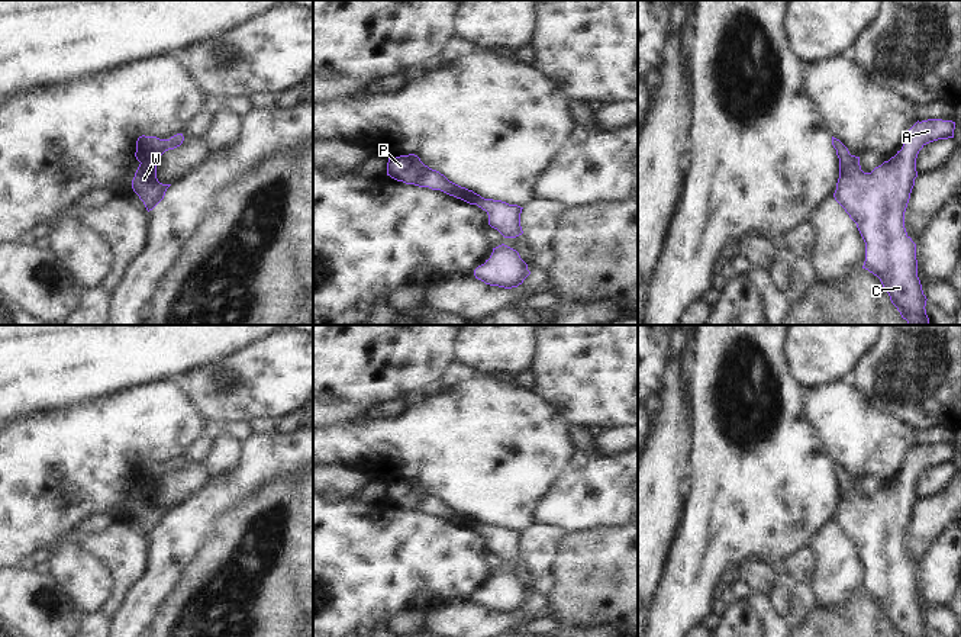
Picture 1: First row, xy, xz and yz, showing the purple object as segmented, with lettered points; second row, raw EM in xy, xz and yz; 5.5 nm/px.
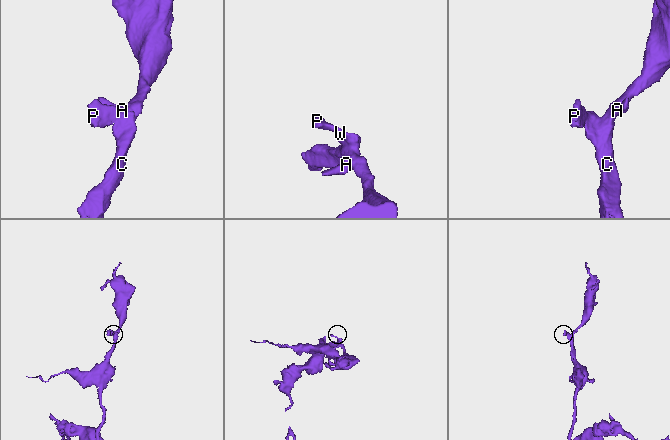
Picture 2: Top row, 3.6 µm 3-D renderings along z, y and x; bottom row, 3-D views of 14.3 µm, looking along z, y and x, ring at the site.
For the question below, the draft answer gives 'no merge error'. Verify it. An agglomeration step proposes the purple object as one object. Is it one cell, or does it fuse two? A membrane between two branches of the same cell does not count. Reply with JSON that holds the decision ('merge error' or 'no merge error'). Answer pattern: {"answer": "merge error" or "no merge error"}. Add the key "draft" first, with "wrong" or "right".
{"draft": "right", "answer": "no merge error"}

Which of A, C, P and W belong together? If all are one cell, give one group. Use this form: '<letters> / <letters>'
A C P W

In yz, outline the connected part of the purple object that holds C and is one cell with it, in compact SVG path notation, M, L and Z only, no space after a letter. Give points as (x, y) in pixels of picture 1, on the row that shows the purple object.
M916 122L894 157L864 173L860 157L832 136L839 158L833 193L865 242L862 268L877 276L891 303L909 325L929 325L926 296L918 277L916 244L904 228L904 212L915 186L916 158L929 142L954 138L955 122Z

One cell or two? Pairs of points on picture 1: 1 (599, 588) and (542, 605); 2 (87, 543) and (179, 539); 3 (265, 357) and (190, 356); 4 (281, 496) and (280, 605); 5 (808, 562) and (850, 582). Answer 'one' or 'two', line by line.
1: two
2: two
3: two
4: one
5: two

